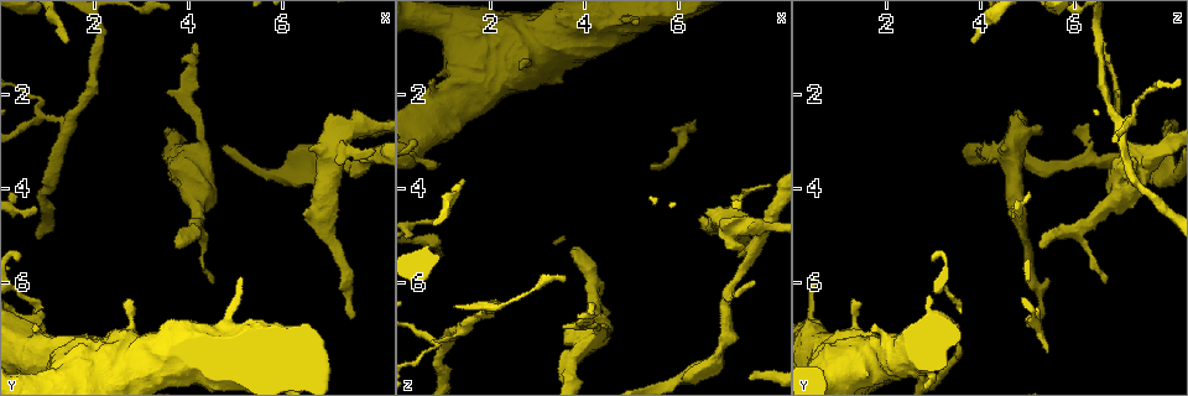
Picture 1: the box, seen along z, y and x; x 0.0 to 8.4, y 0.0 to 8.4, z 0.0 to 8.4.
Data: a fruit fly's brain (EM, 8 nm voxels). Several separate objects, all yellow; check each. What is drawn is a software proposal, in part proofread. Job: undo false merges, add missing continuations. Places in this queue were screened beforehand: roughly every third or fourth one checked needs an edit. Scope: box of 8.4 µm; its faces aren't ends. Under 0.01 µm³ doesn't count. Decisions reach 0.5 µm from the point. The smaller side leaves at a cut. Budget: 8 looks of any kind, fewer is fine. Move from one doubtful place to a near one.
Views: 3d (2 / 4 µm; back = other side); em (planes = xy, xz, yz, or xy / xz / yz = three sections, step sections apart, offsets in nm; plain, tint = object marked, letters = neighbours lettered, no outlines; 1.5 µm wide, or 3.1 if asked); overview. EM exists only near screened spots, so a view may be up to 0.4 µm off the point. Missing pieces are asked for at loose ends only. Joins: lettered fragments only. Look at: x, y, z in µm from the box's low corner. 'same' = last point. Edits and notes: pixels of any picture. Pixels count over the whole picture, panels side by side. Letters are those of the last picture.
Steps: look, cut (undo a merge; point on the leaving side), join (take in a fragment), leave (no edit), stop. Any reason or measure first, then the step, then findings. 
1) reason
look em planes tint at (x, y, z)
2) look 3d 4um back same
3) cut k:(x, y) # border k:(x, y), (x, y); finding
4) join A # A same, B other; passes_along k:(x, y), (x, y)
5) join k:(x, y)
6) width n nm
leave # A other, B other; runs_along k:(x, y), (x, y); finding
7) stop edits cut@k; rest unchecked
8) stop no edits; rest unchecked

look em planes letters at (4.20, 2.75, 6.95)

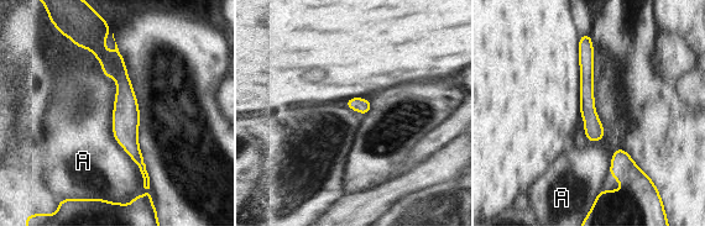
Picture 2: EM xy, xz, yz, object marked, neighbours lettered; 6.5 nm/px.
leave # A other; continuous, no second cell

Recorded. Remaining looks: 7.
free end
look em xz step 4 letters at (3.75, 5.30, 5.30)

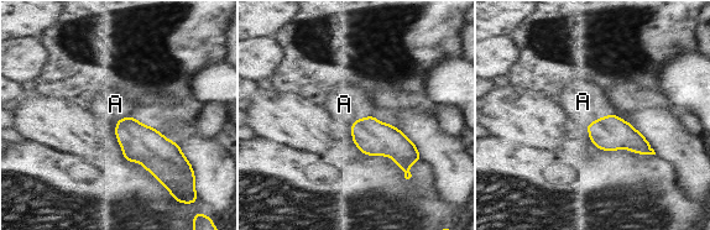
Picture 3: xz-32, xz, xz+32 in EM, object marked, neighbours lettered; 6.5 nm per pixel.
look em planes letters same

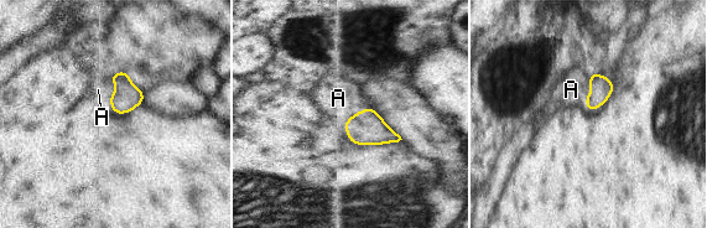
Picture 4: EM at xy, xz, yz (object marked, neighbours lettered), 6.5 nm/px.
join A # A same; passes_along 4:(601, 87), (591, 88), (571, 89); it goes on there

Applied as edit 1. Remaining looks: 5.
look overview

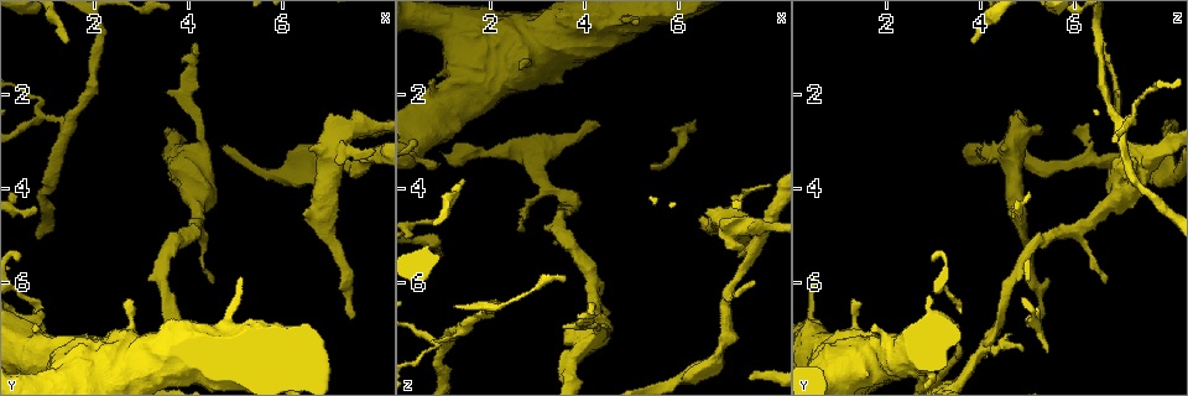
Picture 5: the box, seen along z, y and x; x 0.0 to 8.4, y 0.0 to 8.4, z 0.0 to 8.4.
thin end
look 3d 2um at (4.15, 0.95, 6.65)

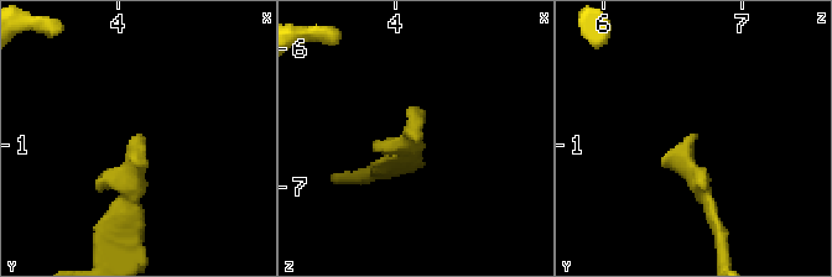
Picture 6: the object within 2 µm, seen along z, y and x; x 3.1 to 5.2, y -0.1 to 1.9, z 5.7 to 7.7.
look em planes letters at (4.20, 0.94, 6.66)

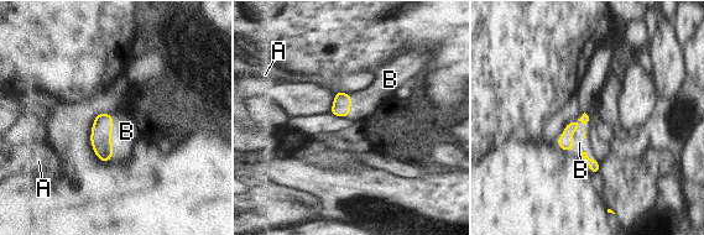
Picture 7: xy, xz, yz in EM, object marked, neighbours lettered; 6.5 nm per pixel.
width 80 nm
join B # A other, B same; the cell continues

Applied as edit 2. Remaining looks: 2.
stop edits join@4, join@7; rest unchecked

